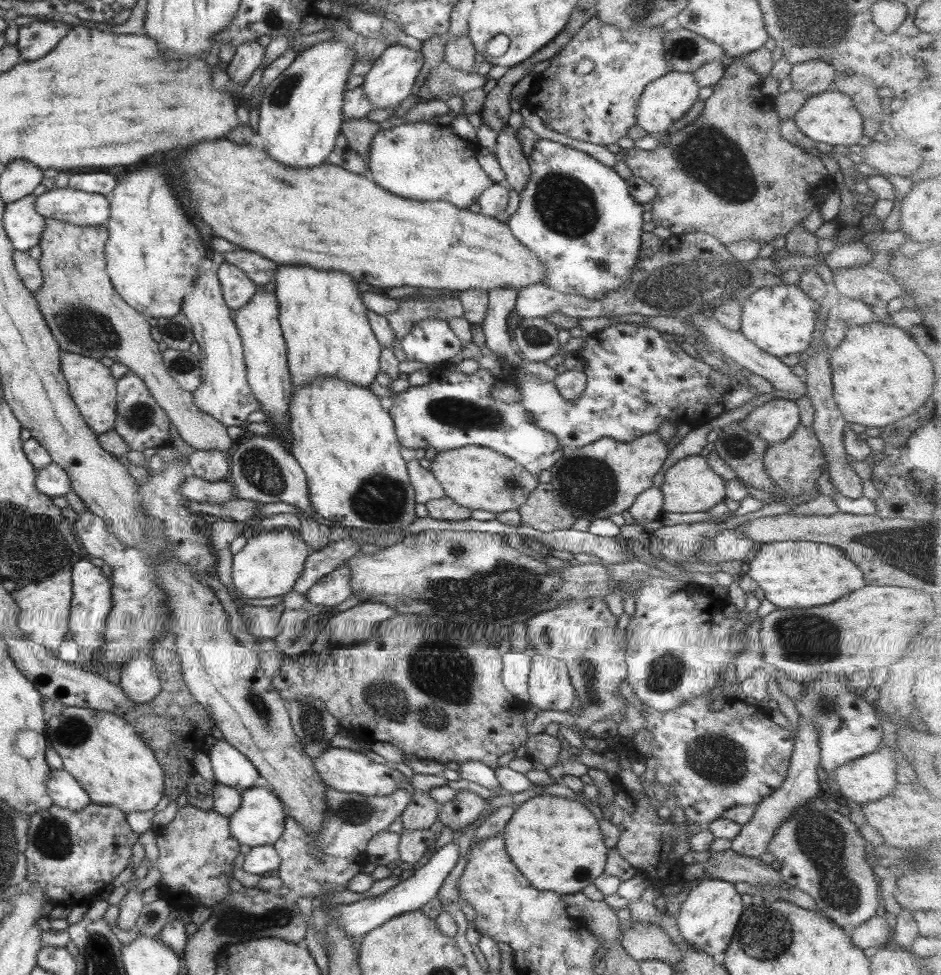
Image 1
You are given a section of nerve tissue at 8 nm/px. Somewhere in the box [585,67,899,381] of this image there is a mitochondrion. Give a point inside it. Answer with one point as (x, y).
(708, 156)

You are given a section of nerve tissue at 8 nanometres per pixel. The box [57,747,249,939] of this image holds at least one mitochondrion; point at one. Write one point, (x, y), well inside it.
(151, 920)

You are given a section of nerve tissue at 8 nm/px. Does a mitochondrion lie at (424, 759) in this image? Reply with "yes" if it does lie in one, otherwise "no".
no

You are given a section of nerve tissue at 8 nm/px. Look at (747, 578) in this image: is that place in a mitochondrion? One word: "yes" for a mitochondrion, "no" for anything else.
no

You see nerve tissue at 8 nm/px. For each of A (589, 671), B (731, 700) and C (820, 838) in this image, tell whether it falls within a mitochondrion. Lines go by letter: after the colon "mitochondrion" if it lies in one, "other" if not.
A: mitochondrion
B: other
C: mitochondrion

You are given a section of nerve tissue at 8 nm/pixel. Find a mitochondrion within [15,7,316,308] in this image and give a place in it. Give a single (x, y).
(282, 92)

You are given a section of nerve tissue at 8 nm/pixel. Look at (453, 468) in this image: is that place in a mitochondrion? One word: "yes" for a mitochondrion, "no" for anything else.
no

